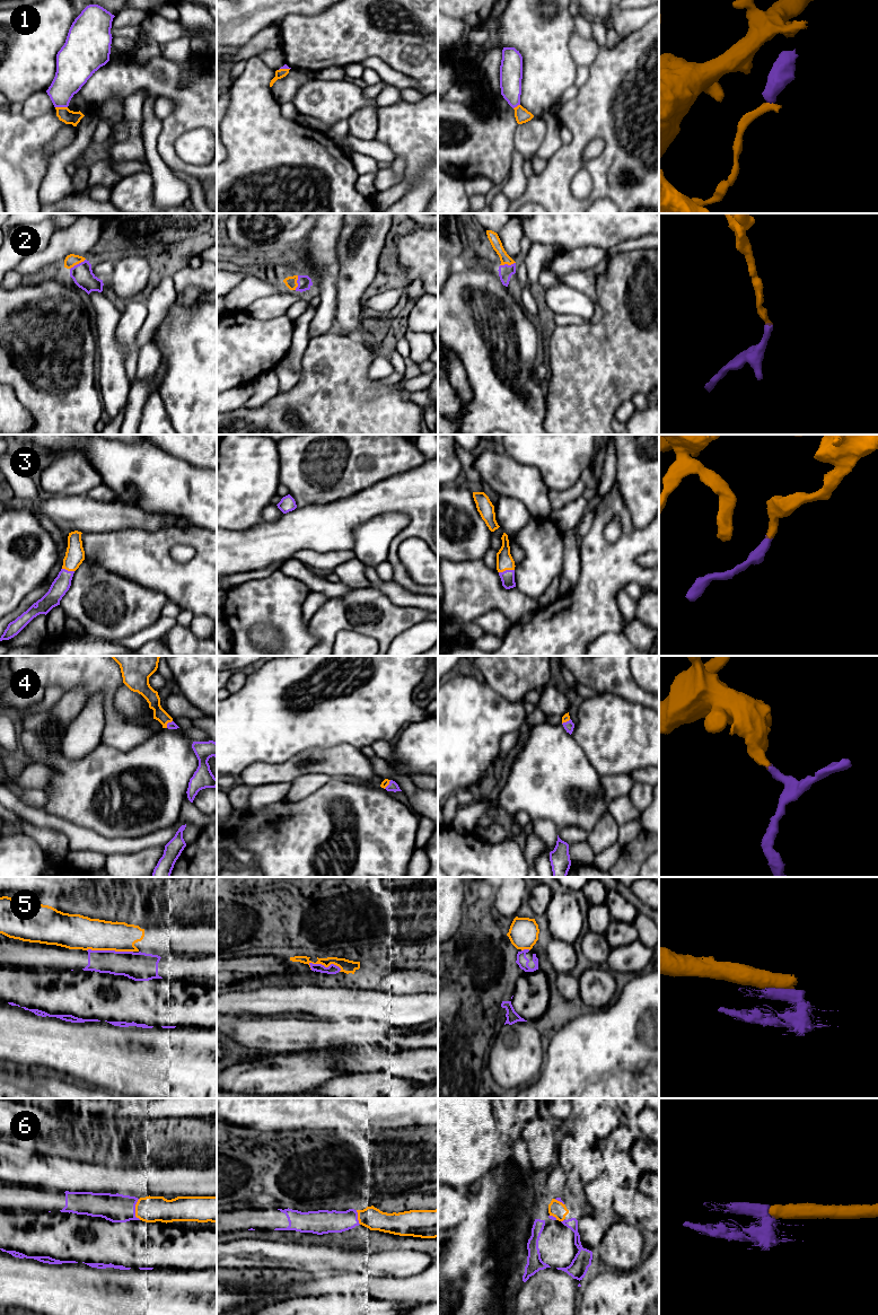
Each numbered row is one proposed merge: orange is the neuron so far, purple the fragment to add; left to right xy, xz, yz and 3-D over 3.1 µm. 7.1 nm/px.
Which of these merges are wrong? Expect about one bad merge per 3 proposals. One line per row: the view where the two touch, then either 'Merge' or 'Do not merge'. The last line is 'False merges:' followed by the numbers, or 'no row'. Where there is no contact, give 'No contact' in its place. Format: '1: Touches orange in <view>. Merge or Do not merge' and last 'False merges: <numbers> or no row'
1: Touches orange in xy. Do not merge
2: Touches orange in xy. Merge
3: Touches orange in yz. Merge
4: Touches orange in xy. Merge
5: Touches orange in xy. Do not merge
6: Touches orange in xy. Merge
False merges: 1, 5

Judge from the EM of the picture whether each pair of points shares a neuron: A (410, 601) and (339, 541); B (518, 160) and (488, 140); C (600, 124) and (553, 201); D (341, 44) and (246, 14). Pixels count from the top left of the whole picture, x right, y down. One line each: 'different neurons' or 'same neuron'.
A: different neurons
B: different neurons
C: same neuron
D: different neurons

